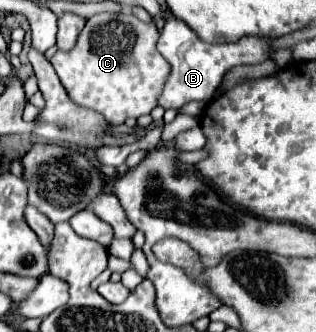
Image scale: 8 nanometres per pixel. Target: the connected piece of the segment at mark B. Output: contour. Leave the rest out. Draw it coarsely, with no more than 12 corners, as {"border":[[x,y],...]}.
{"border":[[169,17],[163,109],[211,101],[225,75],[269,59],[271,37],[207,43]]}

